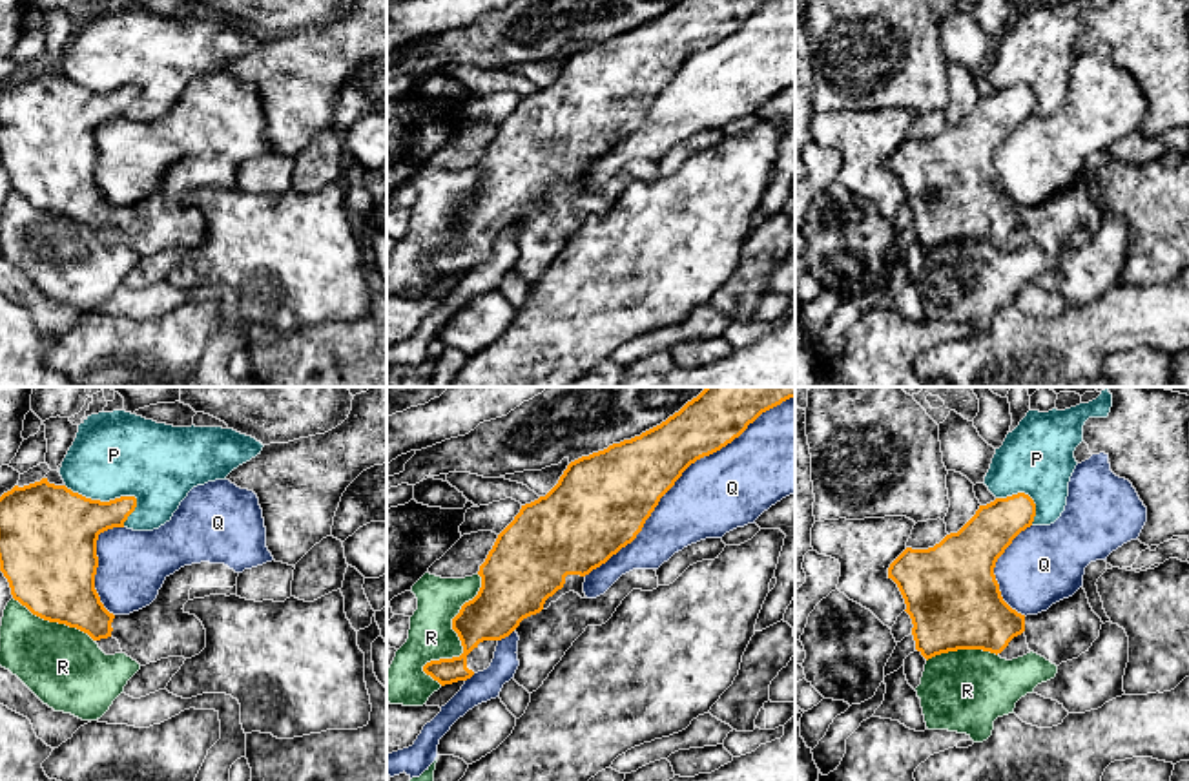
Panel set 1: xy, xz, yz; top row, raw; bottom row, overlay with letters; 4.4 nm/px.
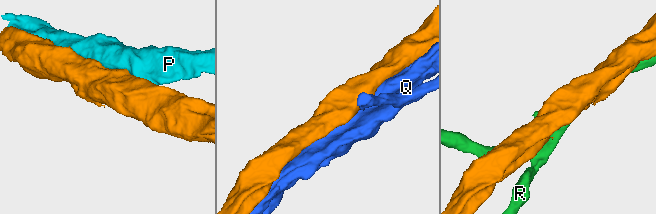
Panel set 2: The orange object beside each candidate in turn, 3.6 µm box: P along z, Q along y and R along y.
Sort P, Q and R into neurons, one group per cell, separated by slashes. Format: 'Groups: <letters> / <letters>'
Groups: P / Q / R

